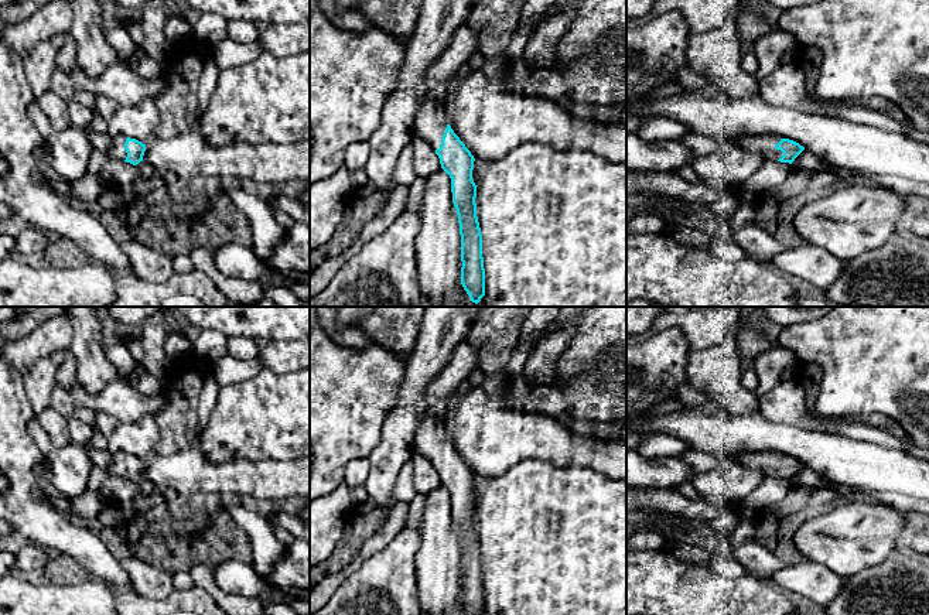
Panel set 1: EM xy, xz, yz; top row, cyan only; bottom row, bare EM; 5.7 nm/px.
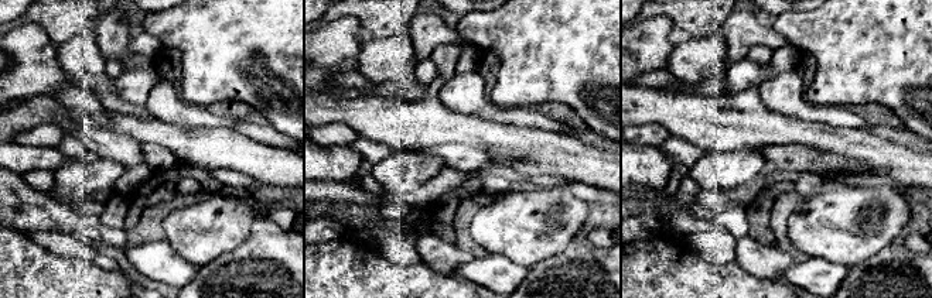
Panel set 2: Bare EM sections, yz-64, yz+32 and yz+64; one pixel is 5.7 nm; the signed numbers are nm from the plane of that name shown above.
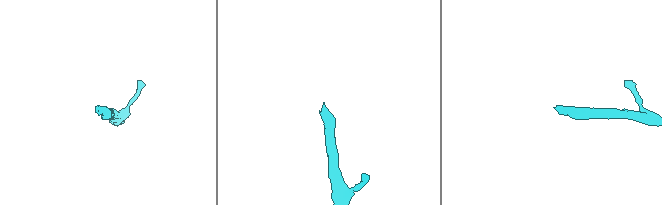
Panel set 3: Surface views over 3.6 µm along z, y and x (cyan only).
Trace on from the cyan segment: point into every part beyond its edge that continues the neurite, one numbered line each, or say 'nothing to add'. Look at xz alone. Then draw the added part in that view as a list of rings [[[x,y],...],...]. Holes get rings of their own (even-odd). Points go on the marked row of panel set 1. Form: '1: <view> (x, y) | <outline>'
1: xz (430, 122) | [[[428,92],[426,96],[420,98],[413,124],[414,134],[437,150],[441,147],[441,139],[447,124],[444,107],[434,95]]]

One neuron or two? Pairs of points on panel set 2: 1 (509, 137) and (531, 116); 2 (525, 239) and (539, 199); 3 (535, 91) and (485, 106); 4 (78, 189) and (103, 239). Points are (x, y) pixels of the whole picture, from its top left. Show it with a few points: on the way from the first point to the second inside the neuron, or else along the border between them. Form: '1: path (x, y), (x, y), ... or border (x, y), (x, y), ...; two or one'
1: border (488, 119), (553, 132); two
2: path (526, 229), (532, 209); one
3: border (491, 99), (501, 106), (526, 108); two
4: border (62, 202), (77, 209); two

